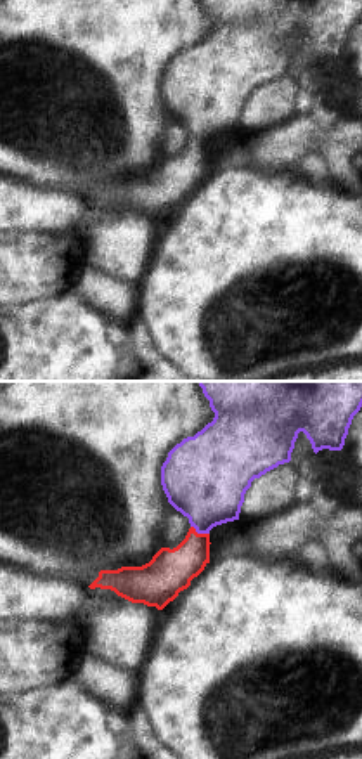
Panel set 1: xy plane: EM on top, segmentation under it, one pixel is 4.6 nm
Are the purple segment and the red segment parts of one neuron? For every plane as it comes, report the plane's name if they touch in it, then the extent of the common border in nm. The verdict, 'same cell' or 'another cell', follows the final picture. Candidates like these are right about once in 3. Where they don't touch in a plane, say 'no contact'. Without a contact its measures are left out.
meets purple in xy; contact 100 nm long

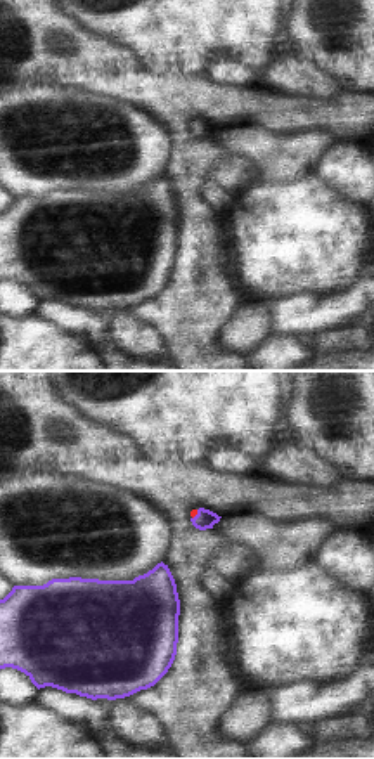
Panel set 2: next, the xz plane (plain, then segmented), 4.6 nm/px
meets purple in xz; contact 50 nm long

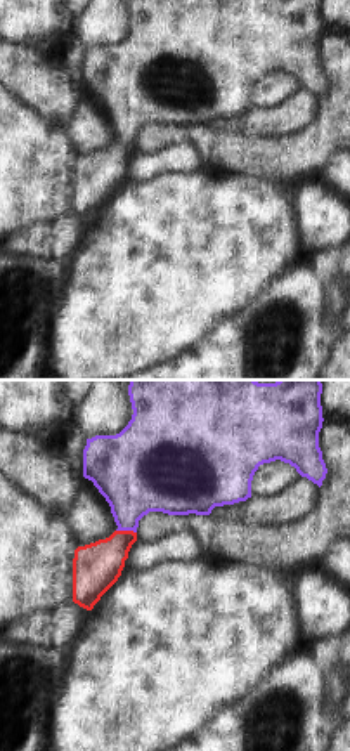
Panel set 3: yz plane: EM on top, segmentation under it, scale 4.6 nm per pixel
meets purple in yz; contact 100 nm long

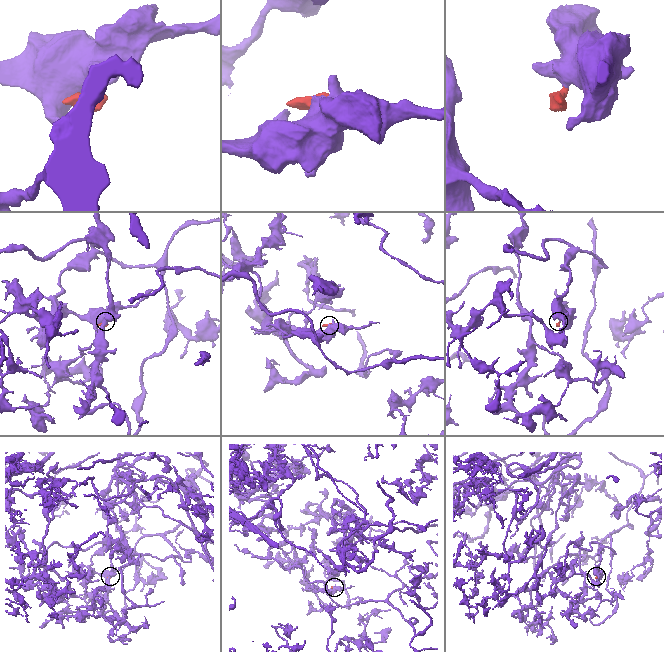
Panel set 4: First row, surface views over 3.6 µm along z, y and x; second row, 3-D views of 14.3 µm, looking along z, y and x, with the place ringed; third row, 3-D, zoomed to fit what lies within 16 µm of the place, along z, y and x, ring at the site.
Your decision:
same cell

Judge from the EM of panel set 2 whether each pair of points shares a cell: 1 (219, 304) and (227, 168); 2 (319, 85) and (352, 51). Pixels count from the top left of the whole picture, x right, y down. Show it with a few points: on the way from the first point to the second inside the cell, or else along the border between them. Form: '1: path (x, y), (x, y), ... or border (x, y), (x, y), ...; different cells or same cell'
1: path (196, 267), (196, 191); same cell
2: border (296, 56), (307, 58), (329, 75), (341, 90); different cells

